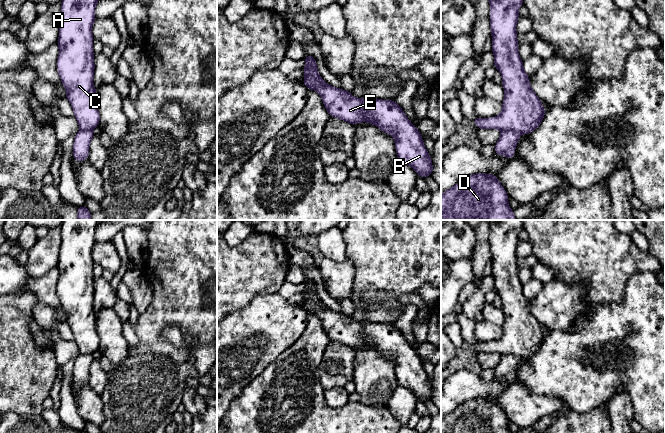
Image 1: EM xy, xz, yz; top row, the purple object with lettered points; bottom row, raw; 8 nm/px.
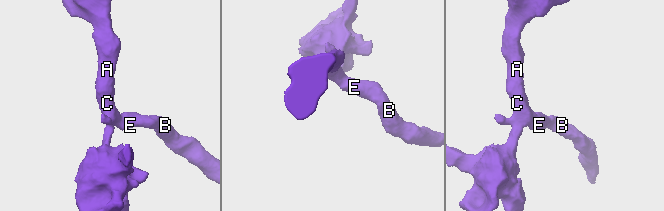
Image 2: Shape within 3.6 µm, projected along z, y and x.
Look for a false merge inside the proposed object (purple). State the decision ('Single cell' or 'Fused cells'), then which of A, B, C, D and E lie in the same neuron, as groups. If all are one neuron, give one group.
Fused cells. Groups: A B C E / D

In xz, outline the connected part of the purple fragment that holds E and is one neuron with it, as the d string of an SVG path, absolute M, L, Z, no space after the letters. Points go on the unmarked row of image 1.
M304 291L303 307L314 313L331 341L350 348L367 346L389 357L395 364L400 386L410 389L424 403L433 396L432 383L418 353L410 346L402 332L393 324L356 322L351 316L327 308L316 291Z

